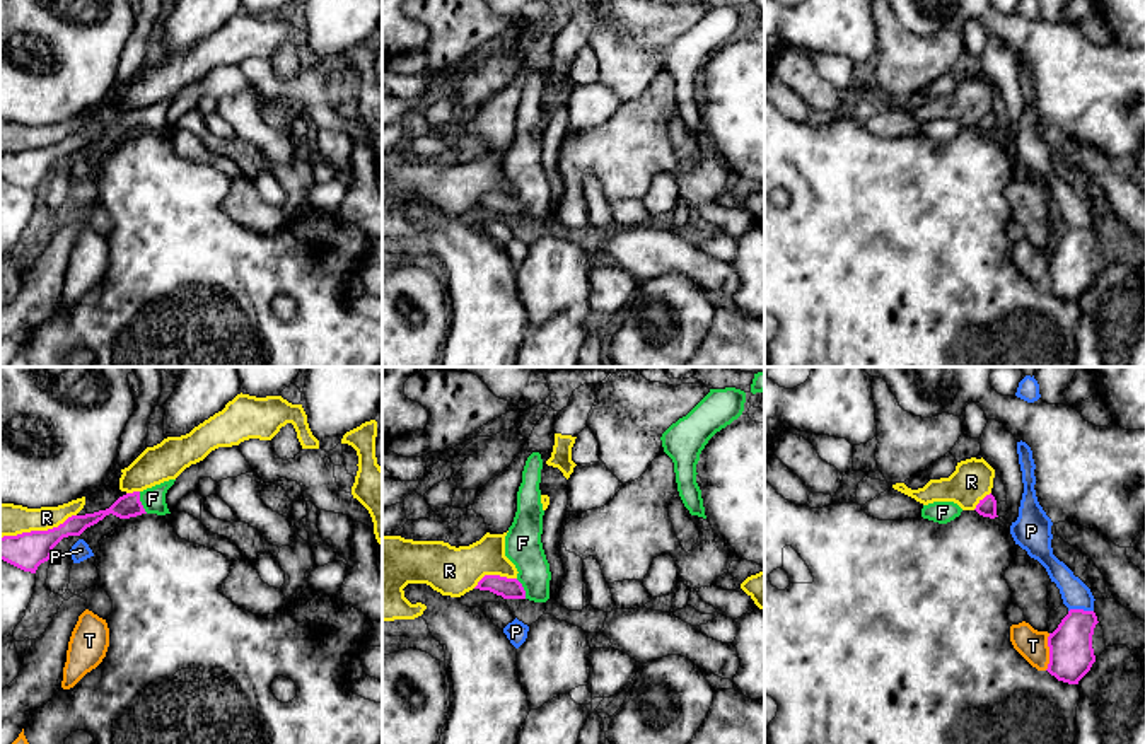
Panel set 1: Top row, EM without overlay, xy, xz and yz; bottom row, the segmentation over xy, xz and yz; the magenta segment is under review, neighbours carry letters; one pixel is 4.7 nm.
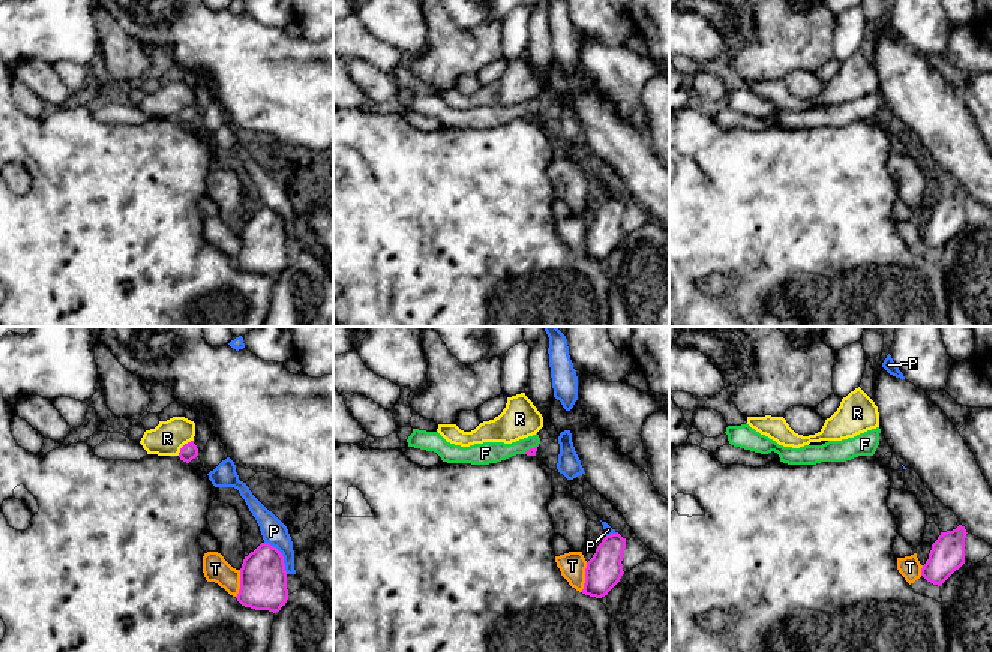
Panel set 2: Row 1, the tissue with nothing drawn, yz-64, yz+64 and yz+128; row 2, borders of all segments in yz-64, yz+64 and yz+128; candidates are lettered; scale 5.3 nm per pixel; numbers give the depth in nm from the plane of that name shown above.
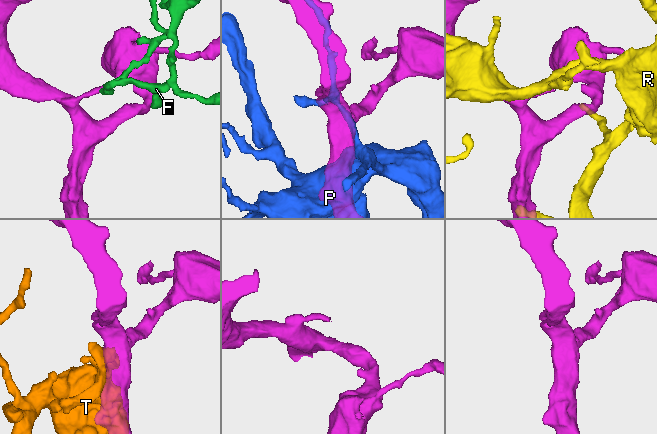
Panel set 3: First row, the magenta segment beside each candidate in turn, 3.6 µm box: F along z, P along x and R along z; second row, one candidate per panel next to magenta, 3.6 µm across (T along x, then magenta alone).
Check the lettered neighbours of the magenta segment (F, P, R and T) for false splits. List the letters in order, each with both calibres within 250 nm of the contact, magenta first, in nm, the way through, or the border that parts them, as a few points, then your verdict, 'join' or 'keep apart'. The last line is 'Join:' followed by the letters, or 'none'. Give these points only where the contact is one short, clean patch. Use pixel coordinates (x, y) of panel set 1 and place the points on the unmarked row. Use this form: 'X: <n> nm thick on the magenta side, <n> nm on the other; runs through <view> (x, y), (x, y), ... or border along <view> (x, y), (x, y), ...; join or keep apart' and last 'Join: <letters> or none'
F: 110 nm thick on the magenta side, 110 nm on the other; runs through xy (128, 123), (140, 120), (152, 116); join
P: 200 nm thick on the magenta side, 140 nm on the other; keep apart
R: 170 nm thick on the magenta side, 160 nm on the other; keep apart
T: 200 nm thick on the magenta side, 140 nm on the other; keep apart
Join: F

